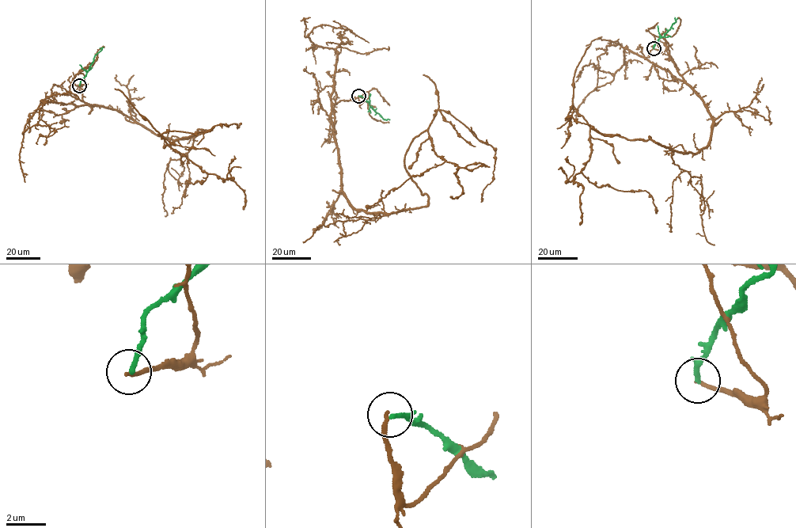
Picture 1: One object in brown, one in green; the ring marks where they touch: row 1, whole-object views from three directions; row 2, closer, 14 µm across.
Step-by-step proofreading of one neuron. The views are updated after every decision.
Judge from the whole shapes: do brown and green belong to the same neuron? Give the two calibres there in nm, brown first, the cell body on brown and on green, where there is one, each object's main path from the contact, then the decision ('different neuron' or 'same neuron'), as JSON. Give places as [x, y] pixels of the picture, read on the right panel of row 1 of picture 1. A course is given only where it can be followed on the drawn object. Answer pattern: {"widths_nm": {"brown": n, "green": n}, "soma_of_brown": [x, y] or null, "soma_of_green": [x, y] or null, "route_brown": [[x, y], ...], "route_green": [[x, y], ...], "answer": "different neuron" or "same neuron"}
{"widths_nm": {"brown": 170, "green": 220}, "soma_of_brown": null, "soma_of_green": null, "route_brown": [[653, 48], [653, 34], [704, 101], [707, 146], [591, 128], [581, 169], [646, 191], [655, 210]], "route_green": [[653, 48], [658, 39], [676, 20], [675, 17]], "answer": "different neuron"}

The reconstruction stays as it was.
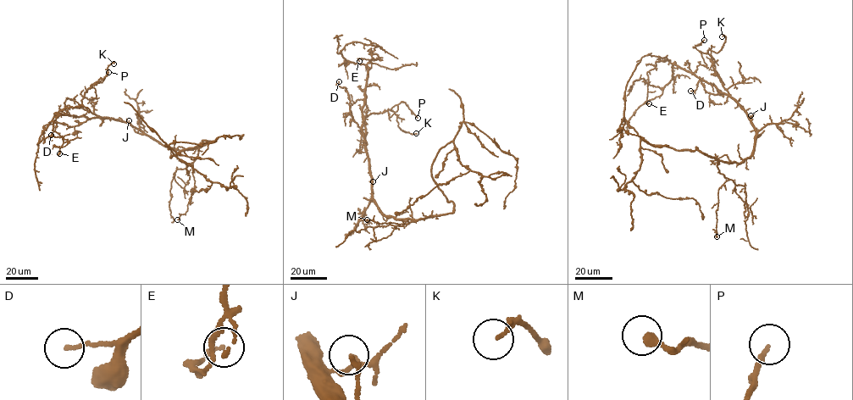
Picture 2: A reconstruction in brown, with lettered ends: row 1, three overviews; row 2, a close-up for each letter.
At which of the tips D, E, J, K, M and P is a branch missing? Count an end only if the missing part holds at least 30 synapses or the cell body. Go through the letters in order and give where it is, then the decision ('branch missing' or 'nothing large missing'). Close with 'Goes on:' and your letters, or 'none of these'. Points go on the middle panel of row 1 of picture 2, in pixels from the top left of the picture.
D: at (339, 81); nothing large missing
E: at (359, 61); nothing large missing
J: at (373, 181); nothing large missing
K: at (416, 133); nothing large missing
M: at (367, 219); nothing large missing
P: at (418, 118); nothing large missing
Goes on: none of these

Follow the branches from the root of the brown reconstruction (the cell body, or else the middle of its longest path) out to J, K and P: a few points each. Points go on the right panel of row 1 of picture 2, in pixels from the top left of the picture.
J: (744, 159), (753, 154), (756, 138), (750, 115)
K: (744, 159), (755, 150), (755, 130), (724, 89), (707, 52), (720, 51), (725, 41), (722, 36)
P: (744, 159), (755, 150), (755, 130), (744, 109), (724, 89), (714, 59), (693, 47), (704, 40)

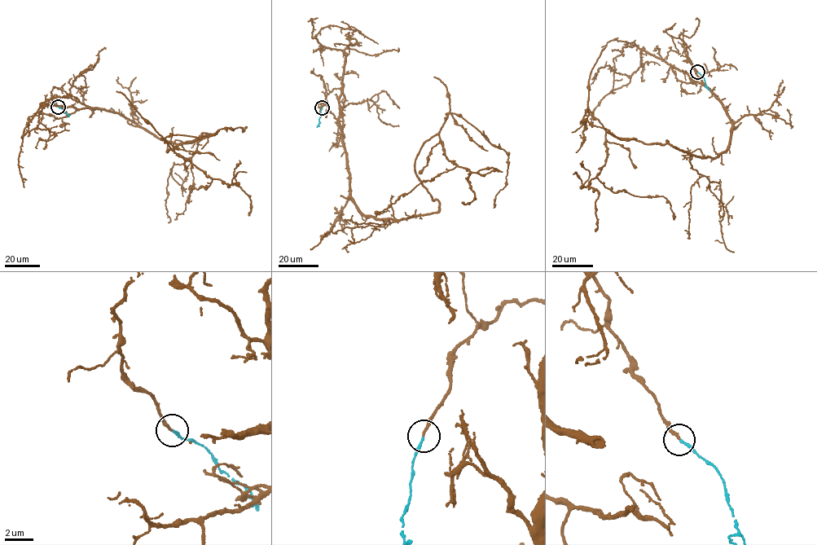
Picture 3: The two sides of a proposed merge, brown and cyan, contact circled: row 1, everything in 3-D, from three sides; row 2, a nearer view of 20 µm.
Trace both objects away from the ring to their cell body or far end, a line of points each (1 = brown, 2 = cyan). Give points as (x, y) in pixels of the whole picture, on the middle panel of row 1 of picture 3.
1: (322, 107), (342, 88), (349, 187), (363, 215), (437, 211), (415, 168), (437, 134), (455, 163), (379, 214)
2: (322, 107), (316, 127)

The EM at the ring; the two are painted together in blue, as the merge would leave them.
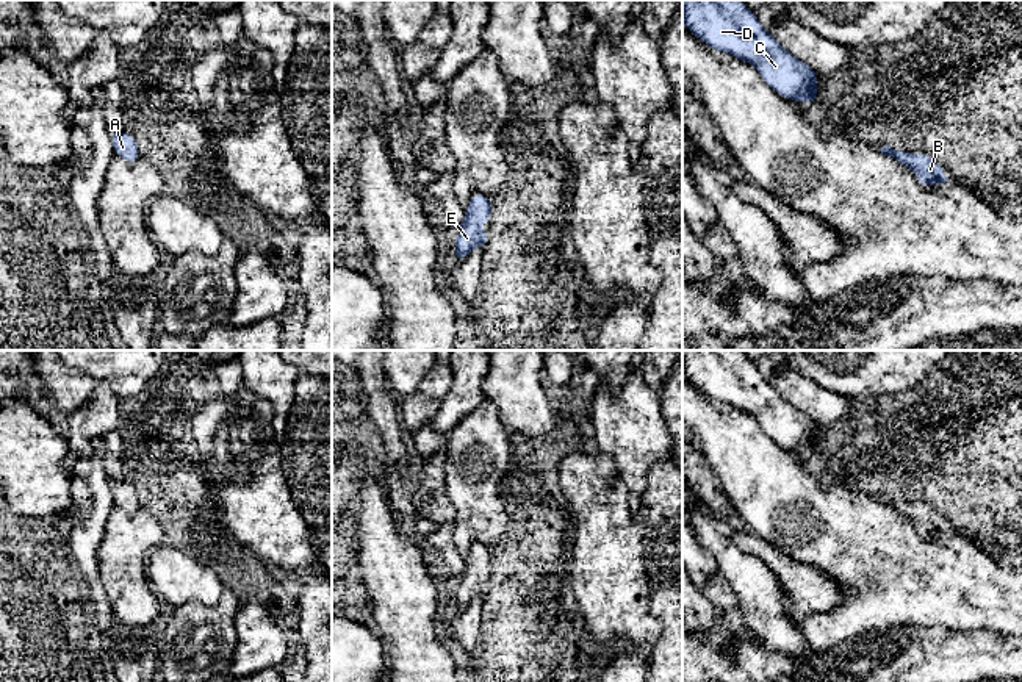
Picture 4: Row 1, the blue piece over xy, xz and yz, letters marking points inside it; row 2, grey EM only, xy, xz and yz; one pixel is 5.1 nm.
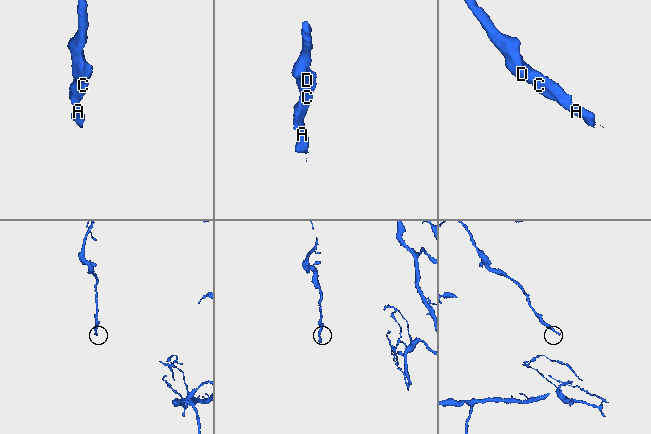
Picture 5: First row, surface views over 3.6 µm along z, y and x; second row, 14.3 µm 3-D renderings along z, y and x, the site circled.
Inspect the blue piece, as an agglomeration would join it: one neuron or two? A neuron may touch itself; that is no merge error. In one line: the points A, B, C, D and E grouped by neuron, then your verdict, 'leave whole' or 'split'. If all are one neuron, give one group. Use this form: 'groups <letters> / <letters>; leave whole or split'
groups A B C D E; leave whole

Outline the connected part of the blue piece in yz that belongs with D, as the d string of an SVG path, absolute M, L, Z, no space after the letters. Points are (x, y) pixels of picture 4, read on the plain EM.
M682 350L682 374L712 400L751 413L781 447L819 450L819 424L789 404L739 350Z

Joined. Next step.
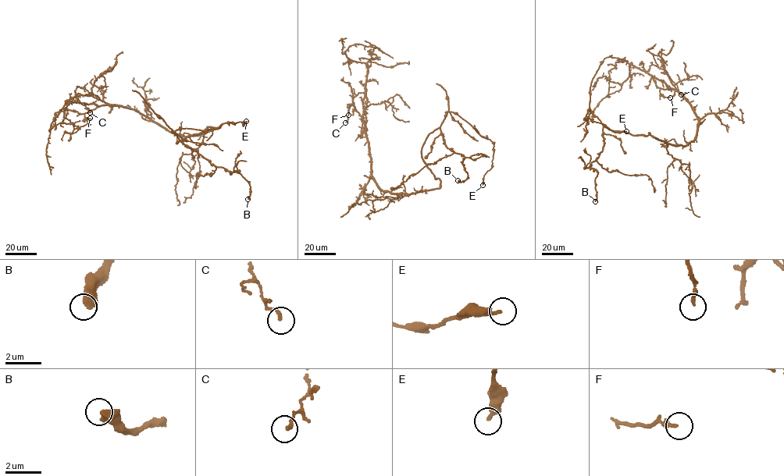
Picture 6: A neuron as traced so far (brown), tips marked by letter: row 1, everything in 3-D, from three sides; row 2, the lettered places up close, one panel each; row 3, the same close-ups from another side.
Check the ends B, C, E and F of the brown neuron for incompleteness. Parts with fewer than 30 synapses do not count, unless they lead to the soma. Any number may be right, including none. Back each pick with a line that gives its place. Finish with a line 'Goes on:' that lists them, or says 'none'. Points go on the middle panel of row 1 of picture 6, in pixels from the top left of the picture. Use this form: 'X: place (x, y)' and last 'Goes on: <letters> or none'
B: place (457, 180)
Goes on: B

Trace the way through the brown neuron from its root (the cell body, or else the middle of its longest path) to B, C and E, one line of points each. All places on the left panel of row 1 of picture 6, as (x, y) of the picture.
B: (178, 134), (197, 136), (215, 128), (176, 143), (241, 174), (250, 185), (247, 199)
C: (178, 134), (171, 133), (133, 109), (108, 104), (77, 87), (76, 97), (90, 112)
E: (178, 134), (197, 136), (215, 128), (176, 143), (176, 130), (215, 129), (240, 121), (243, 126), (246, 121)

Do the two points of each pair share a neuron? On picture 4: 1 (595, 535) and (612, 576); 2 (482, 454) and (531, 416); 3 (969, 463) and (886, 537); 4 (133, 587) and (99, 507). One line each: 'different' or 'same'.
1: same
2: different
3: different
4: different

